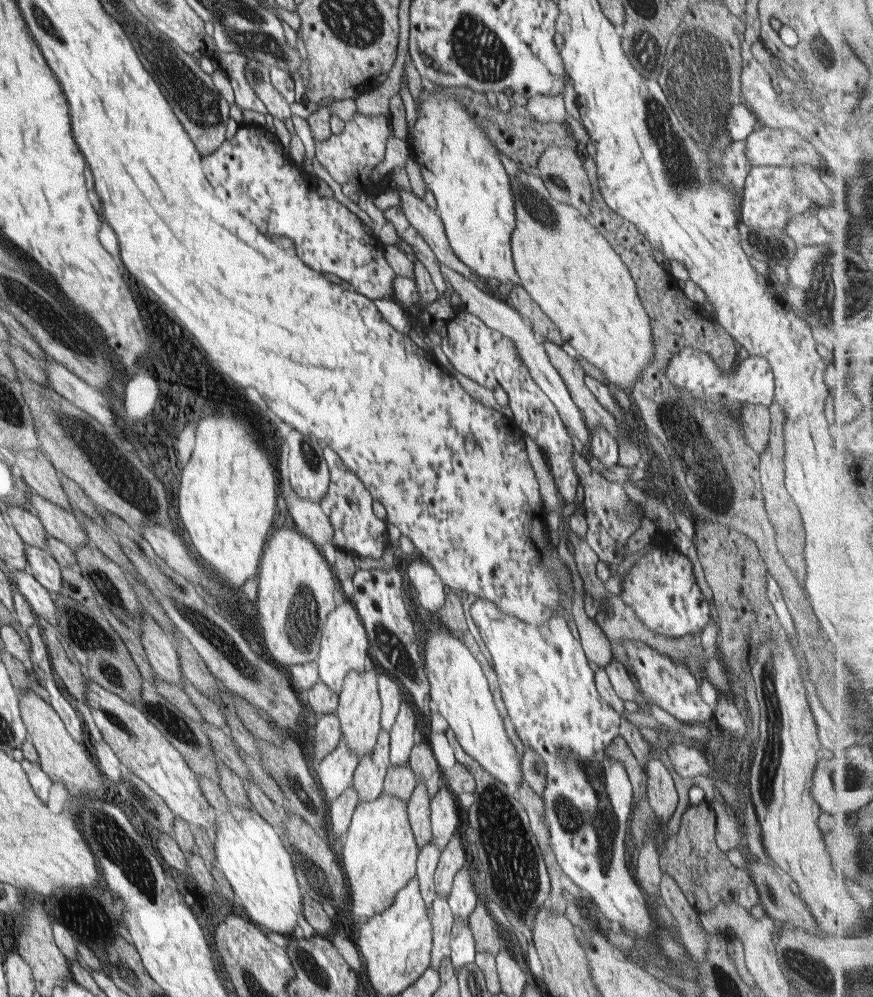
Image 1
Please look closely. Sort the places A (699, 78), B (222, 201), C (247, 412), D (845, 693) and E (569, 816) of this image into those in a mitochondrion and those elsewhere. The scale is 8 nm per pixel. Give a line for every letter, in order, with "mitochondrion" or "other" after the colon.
A: mitochondrion
B: other
C: mitochondrion
D: mitochondrion
E: mitochondrion

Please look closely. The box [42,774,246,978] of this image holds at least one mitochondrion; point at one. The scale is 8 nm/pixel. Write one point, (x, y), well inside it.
(111, 837)

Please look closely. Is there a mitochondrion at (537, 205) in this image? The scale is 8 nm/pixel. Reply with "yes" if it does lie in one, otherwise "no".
yes

